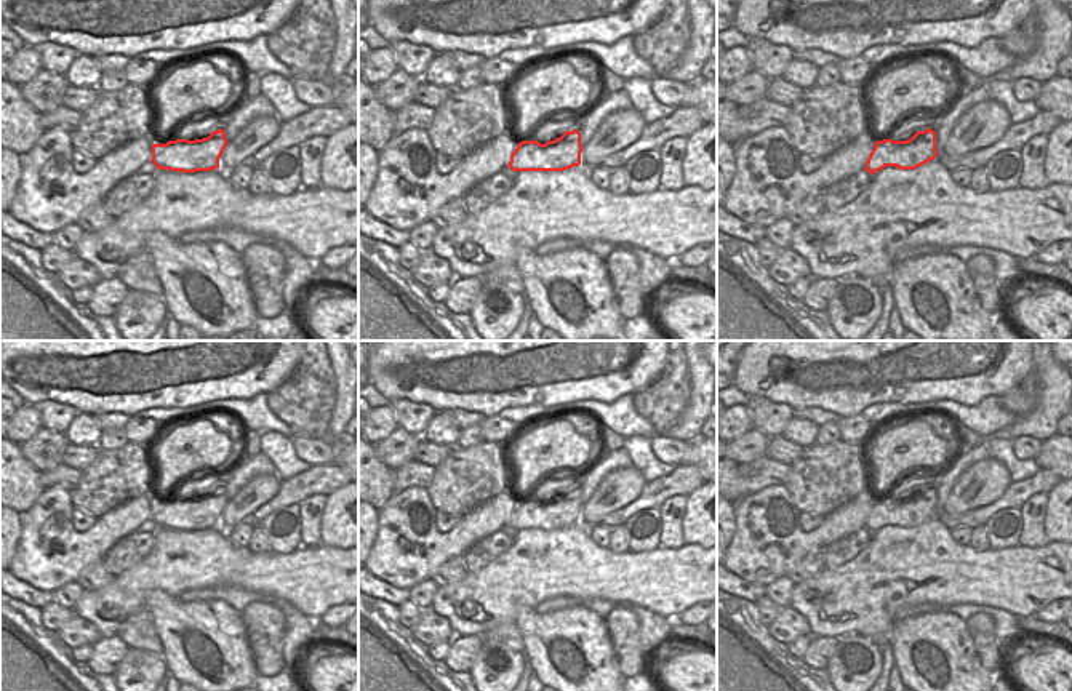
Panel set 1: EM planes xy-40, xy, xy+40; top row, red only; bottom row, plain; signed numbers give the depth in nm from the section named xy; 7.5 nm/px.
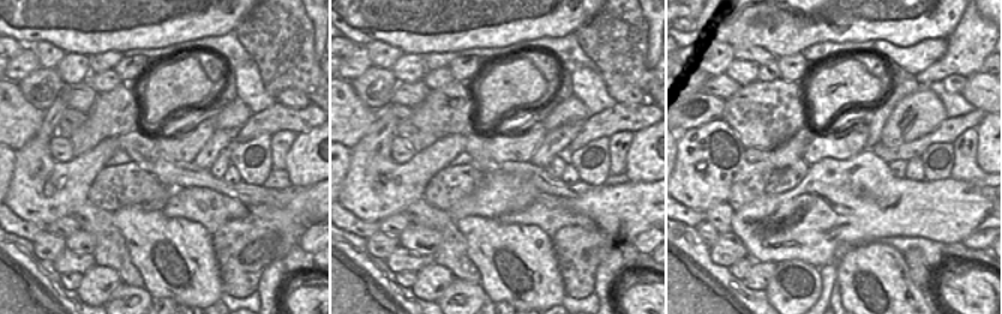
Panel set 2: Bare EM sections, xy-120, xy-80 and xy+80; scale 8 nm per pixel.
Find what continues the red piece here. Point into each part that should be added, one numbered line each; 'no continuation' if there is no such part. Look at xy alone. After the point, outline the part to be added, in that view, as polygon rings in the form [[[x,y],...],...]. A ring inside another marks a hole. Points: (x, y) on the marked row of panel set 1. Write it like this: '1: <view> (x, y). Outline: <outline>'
no continuation

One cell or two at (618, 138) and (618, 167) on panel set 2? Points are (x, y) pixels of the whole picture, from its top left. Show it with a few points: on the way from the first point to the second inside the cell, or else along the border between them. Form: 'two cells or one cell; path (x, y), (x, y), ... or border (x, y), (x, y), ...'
one cell; path (617, 146), (618, 160)

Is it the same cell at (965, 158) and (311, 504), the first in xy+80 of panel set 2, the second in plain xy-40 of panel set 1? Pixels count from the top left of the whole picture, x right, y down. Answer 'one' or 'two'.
one

